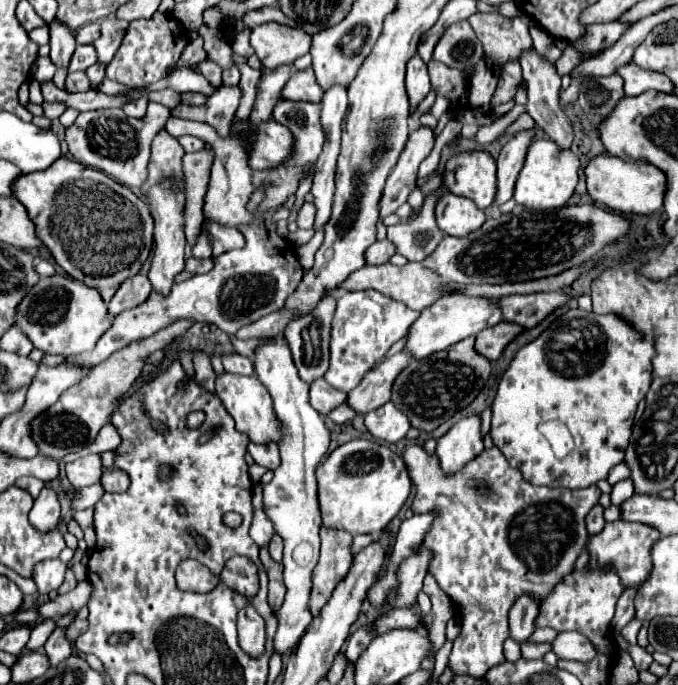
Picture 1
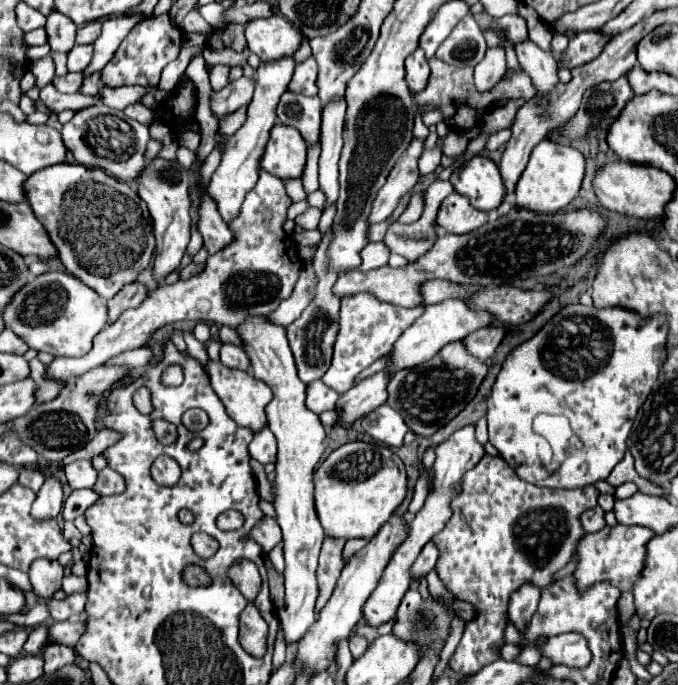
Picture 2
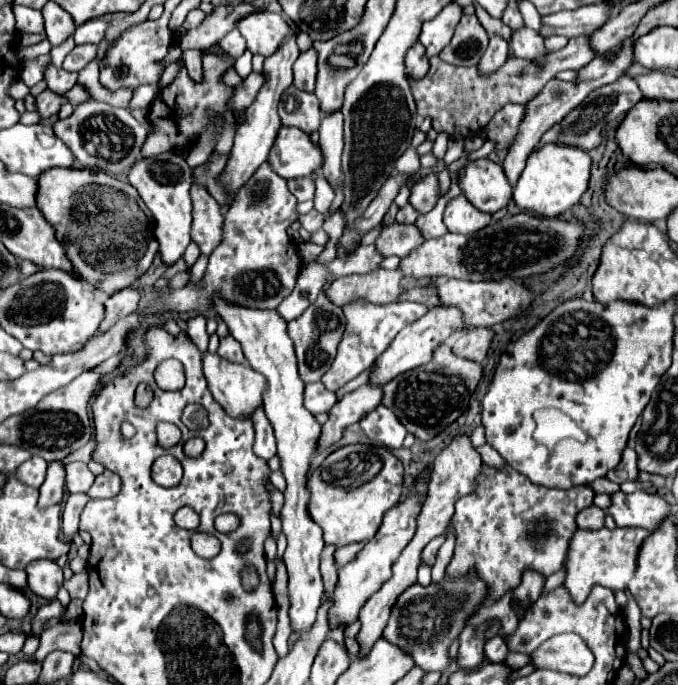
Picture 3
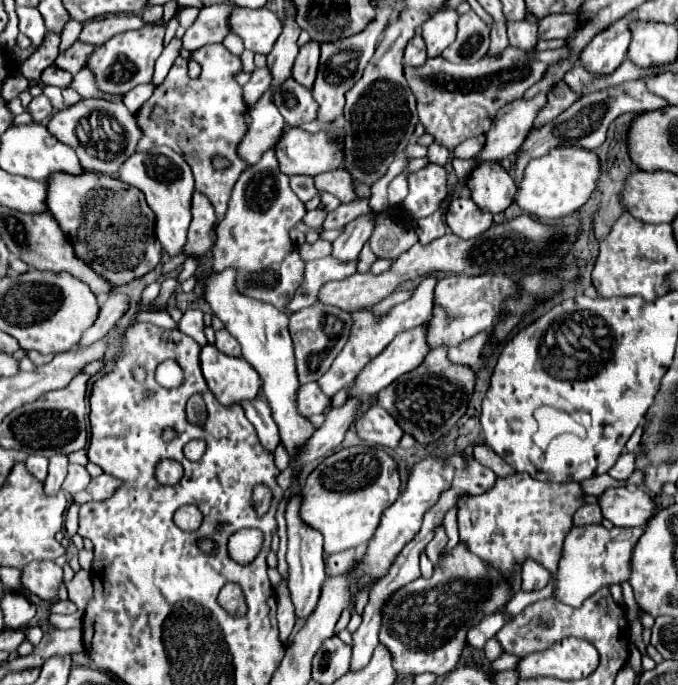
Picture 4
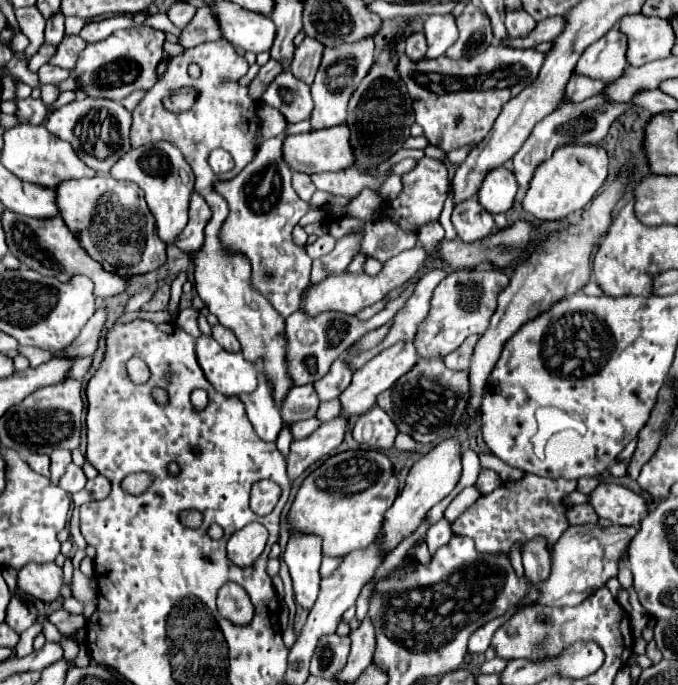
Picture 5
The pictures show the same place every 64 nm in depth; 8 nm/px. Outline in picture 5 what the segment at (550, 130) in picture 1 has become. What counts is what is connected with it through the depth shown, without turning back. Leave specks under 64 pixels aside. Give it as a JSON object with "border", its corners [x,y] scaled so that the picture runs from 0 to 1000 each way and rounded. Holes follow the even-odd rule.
{"border":[[[746,15],[746,32],[743,35],[746,35],[749,53],[755,53],[755,55],[776,53],[791,38],[791,32],[785,29],[785,23],[779,23],[779,18],[773,18],[773,15],[767,15],[767,18]]]}

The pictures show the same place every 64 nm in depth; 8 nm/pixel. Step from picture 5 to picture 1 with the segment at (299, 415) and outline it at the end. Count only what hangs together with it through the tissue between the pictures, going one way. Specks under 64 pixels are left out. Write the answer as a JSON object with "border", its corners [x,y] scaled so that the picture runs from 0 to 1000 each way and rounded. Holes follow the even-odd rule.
{"border":[[[463,555],[457,561],[457,593],[472,601],[472,604],[484,604],[487,599],[493,599],[496,593],[507,590],[510,575],[490,566],[481,555]]]}

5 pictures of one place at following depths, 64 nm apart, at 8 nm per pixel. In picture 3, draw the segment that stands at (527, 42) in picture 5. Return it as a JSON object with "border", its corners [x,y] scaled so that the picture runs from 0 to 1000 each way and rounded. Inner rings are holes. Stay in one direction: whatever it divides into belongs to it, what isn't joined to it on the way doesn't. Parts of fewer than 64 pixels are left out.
{"border":[[[867,6],[853,15],[829,15],[820,20],[808,20],[799,26],[796,50],[802,55],[817,50],[835,55],[870,53],[879,41],[885,41],[885,35],[891,35],[891,29],[900,26],[900,18],[903,12],[897,12],[897,6]]]}

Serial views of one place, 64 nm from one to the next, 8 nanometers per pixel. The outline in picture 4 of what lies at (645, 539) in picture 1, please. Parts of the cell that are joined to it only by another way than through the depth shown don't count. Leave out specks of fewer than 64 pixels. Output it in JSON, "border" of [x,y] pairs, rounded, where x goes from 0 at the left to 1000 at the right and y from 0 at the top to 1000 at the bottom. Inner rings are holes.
{"border":[[[885,765],[844,768],[838,782],[832,785],[823,832],[814,838],[817,844],[814,873],[838,885],[858,885],[858,879],[879,861],[900,853],[917,853],[920,847],[926,847],[932,800],[947,782],[947,777],[950,777],[947,771],[909,771],[909,768],[894,774]]]}

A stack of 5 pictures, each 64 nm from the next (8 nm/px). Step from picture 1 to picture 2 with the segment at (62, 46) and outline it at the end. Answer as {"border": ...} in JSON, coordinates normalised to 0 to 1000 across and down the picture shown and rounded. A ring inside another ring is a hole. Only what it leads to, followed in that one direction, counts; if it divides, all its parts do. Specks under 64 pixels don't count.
{"border":[[[80,12],[77,23],[68,26],[68,50],[71,50],[71,64],[77,67],[77,73],[100,76],[109,67],[112,35],[106,35],[106,29],[100,29],[100,23],[83,18],[83,12]]]}

